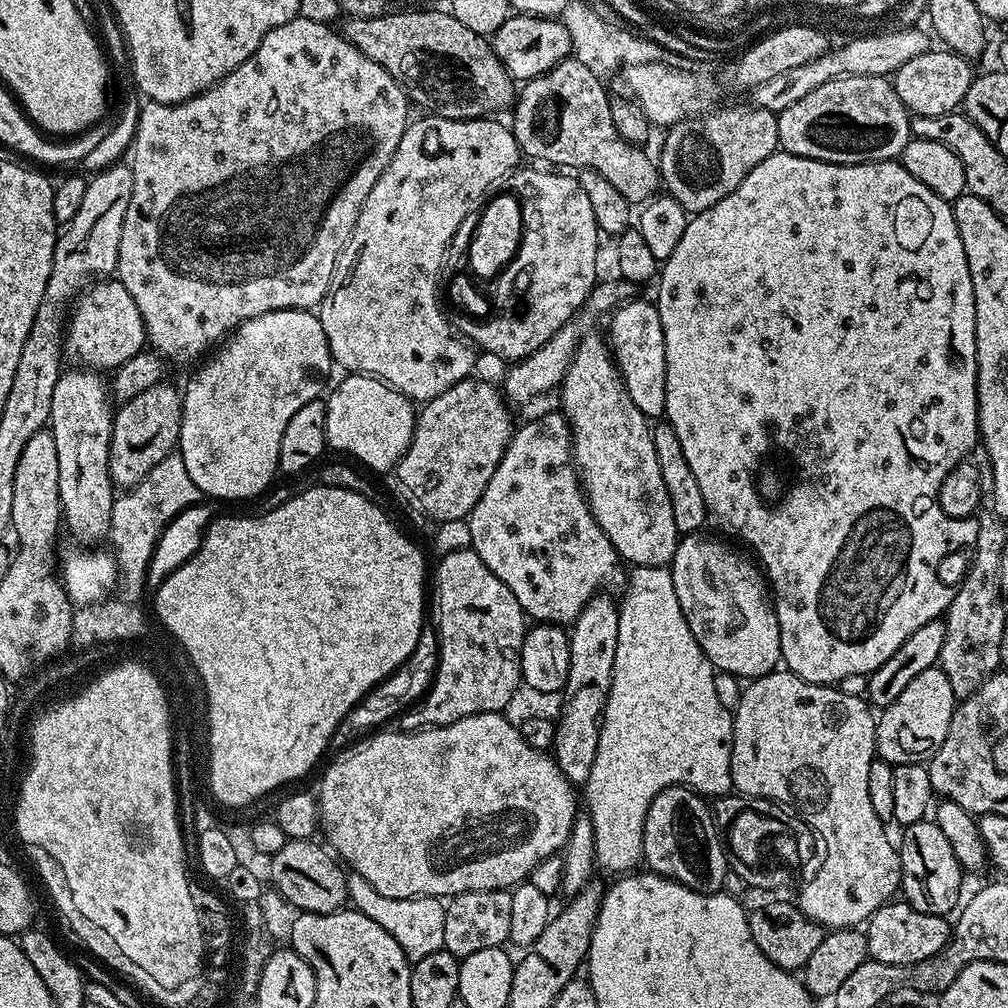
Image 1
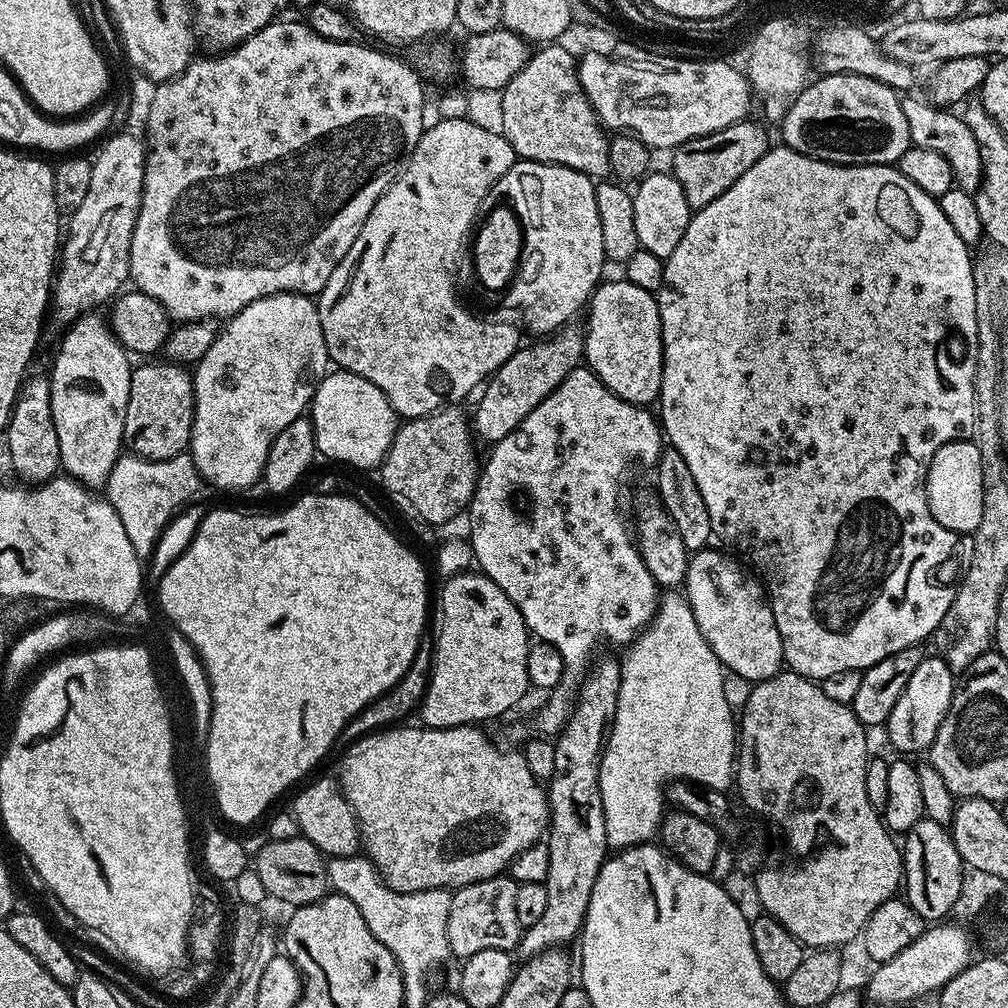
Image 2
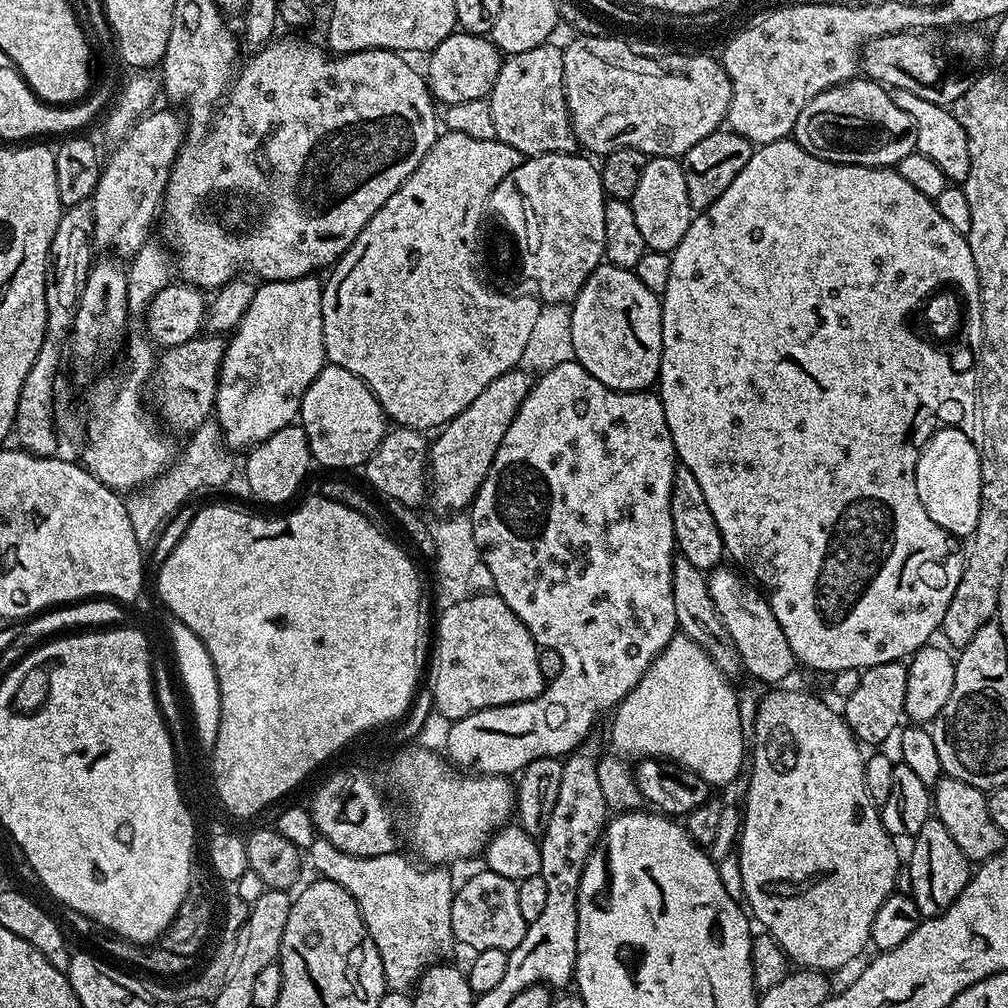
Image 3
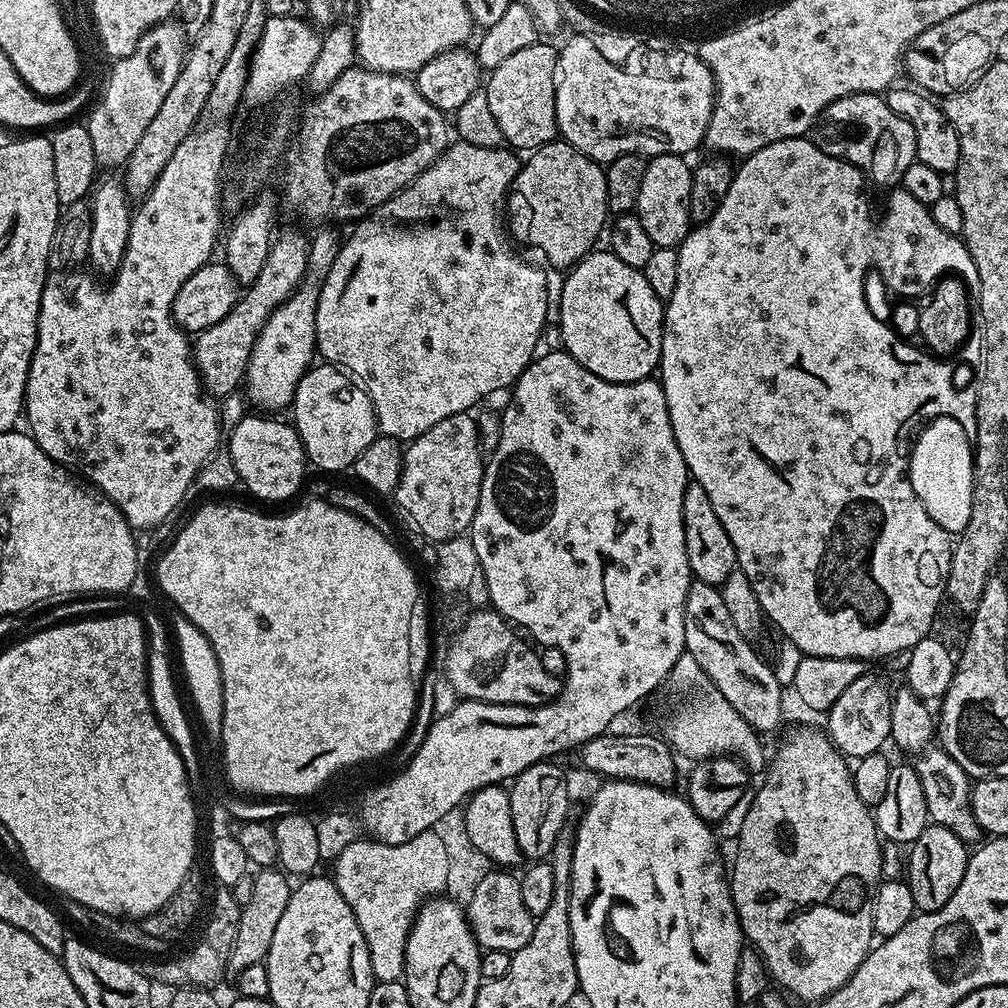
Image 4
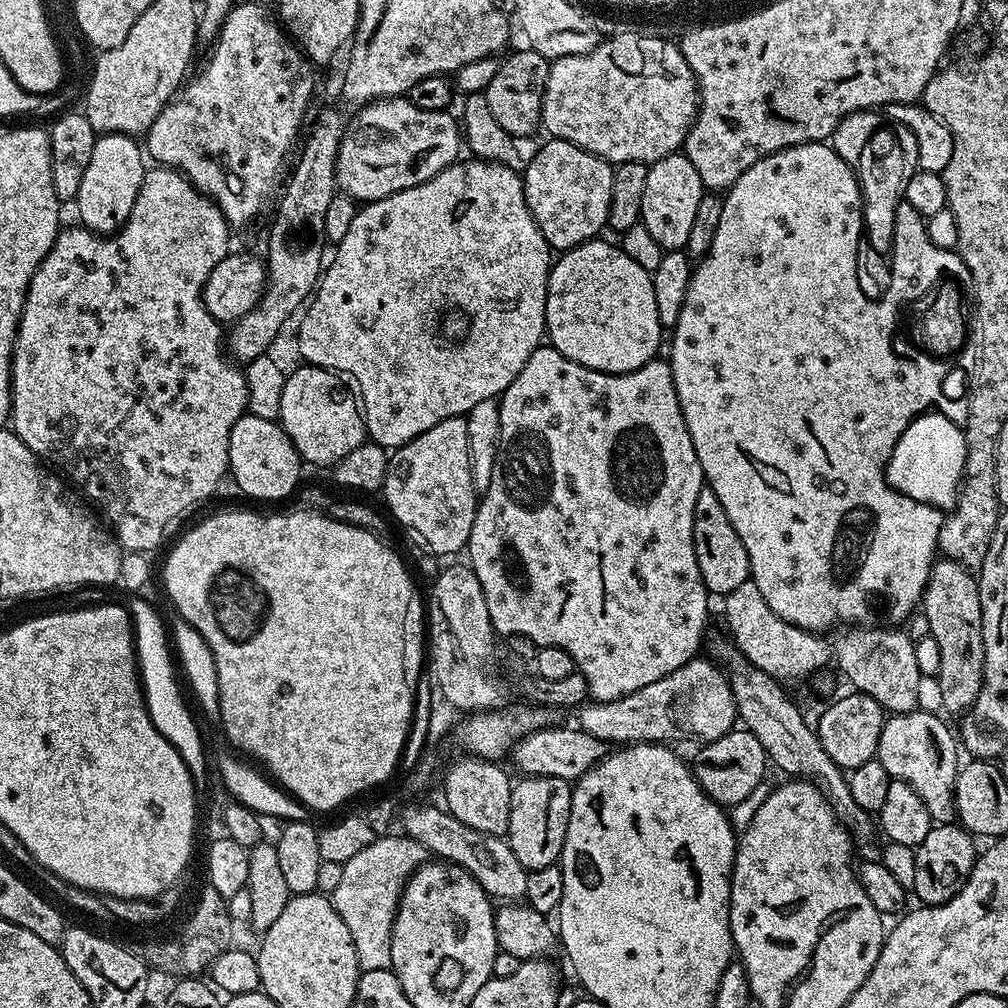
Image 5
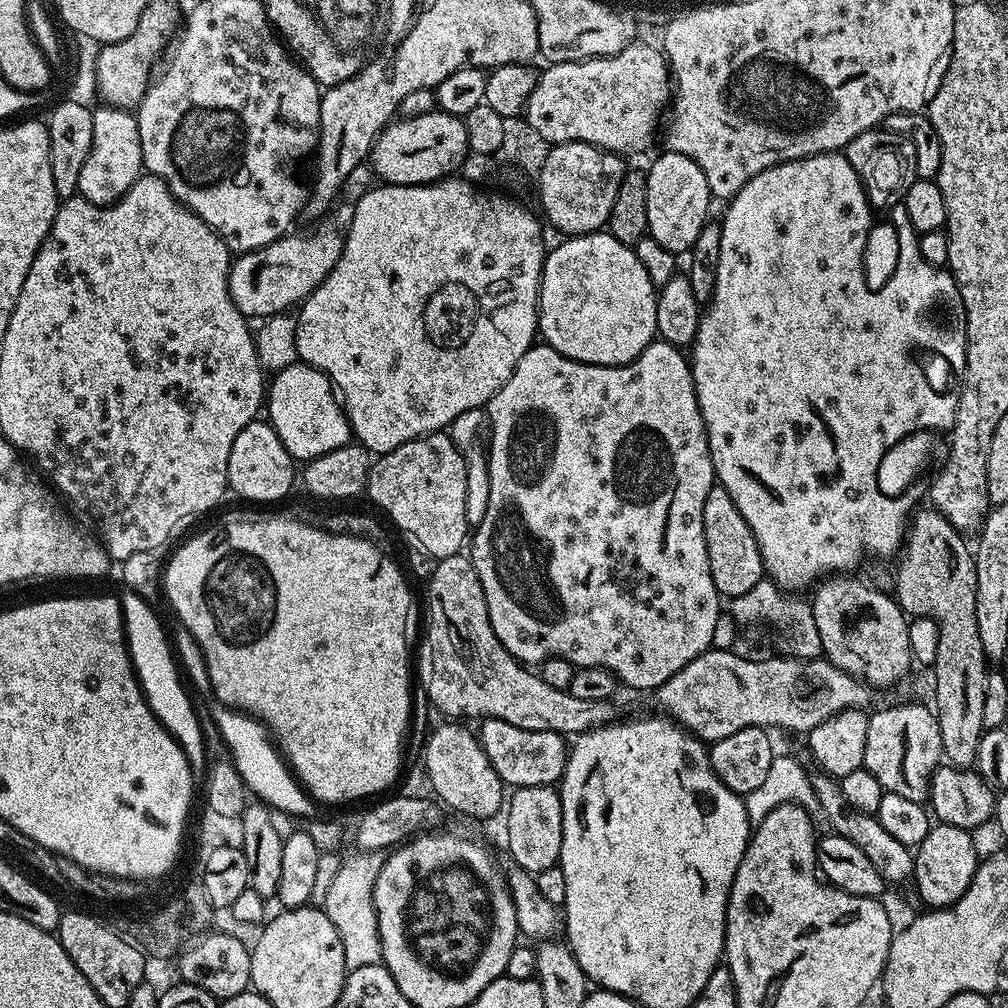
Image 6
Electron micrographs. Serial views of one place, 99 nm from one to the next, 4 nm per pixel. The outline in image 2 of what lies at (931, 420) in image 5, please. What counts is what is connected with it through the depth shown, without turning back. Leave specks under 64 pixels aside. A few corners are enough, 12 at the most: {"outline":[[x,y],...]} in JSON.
{"outline":[[943,444],[927,474],[935,521],[960,536],[982,520],[981,452]]}

